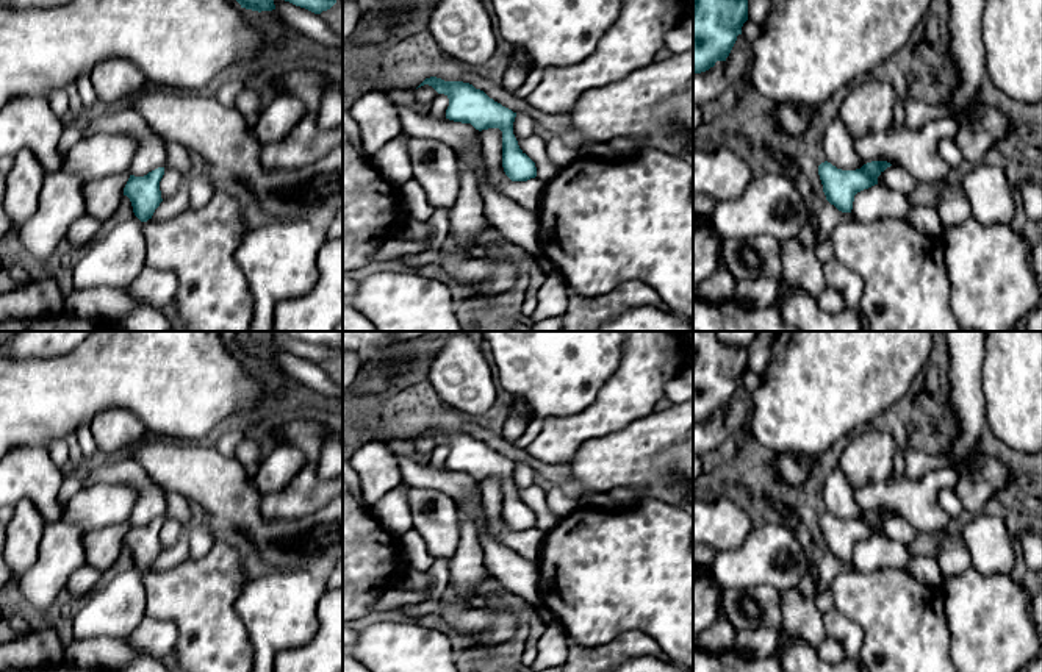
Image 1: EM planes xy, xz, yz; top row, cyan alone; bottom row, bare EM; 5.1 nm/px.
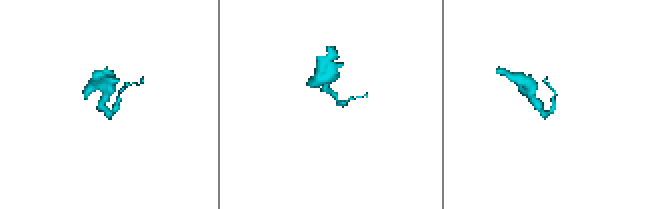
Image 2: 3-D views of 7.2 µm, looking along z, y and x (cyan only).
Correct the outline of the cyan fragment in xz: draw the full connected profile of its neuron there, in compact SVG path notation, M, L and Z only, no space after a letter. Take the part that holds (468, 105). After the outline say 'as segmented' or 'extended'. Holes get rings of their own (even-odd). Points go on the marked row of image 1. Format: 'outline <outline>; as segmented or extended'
outline M426 78L418 88L429 84L449 98L446 119L471 123L476 130L499 128L502 131L502 167L512 181L537 177L535 163L519 148L513 134L516 113L490 98L483 91L463 81Z; as segmented

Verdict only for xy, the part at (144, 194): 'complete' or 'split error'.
split error

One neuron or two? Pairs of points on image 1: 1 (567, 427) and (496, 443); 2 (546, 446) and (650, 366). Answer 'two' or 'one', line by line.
1: two
2: one

